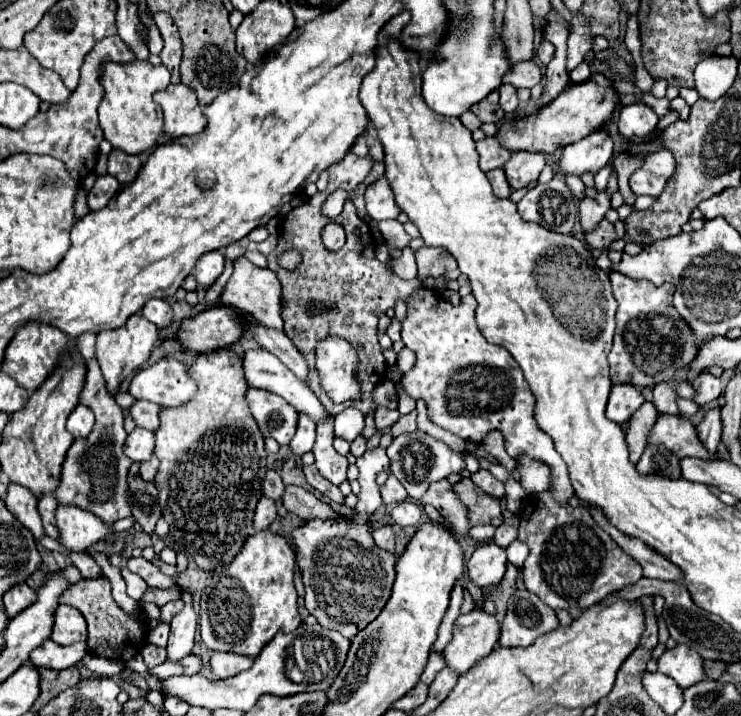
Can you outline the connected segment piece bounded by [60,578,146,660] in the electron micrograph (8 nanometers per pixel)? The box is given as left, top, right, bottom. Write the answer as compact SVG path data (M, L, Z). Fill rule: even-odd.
M94 578L94 580L80 580L78 584L72 584L62 596L60 604L68 604L82 612L82 616L88 622L88 650L94 656L112 658L116 650L118 660L130 660L130 656L136 654L136 648L130 638L146 638L146 626L142 624L142 618L132 616L118 608L110 594L110 582L106 578Z

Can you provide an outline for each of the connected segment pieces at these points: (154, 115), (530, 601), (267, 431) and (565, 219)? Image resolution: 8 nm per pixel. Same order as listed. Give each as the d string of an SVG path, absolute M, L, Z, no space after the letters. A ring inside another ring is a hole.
M134 60L130 64L106 64L102 72L104 98L98 106L100 126L104 138L126 154L142 154L156 146L156 140L164 134L164 118L160 106L154 104L154 92L170 84L170 72L166 66L152 66L150 62Z
M520 588L508 600L508 612L500 630L500 646L530 646L534 638L554 630L558 618L550 606L526 588Z
M248 388L246 402L264 438L274 438L282 446L292 440L298 424L298 412L294 406L260 388Z
M552 178L548 184L536 184L518 202L518 214L522 220L536 222L560 234L572 232L576 210L574 196L560 178Z

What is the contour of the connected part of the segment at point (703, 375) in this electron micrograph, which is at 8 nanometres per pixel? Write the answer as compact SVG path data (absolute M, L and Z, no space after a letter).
M700 372L700 374L692 380L692 386L694 386L696 392L698 392L696 404L700 404L700 406L716 400L716 398L722 394L722 390L724 390L722 380L720 380L718 376L712 376L710 372Z

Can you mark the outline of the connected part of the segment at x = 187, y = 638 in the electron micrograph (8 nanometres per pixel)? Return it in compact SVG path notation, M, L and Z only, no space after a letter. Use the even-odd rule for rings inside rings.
M182 590L182 600L184 600L184 610L176 614L176 618L170 622L172 630L166 646L170 662L178 662L184 656L188 656L194 646L194 632L198 620L196 620L196 612L192 610L192 596L186 590Z

